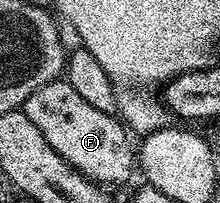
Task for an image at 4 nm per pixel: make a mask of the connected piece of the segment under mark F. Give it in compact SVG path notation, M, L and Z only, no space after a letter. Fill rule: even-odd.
M59 79L32 91L26 100L24 112L28 119L32 119L32 123L36 123L36 127L40 127L40 135L52 143L52 151L56 151L56 155L63 157L77 173L99 186L122 185L136 173L136 149L135 146L130 146L132 137L125 124L115 114L92 107L66 80Z

